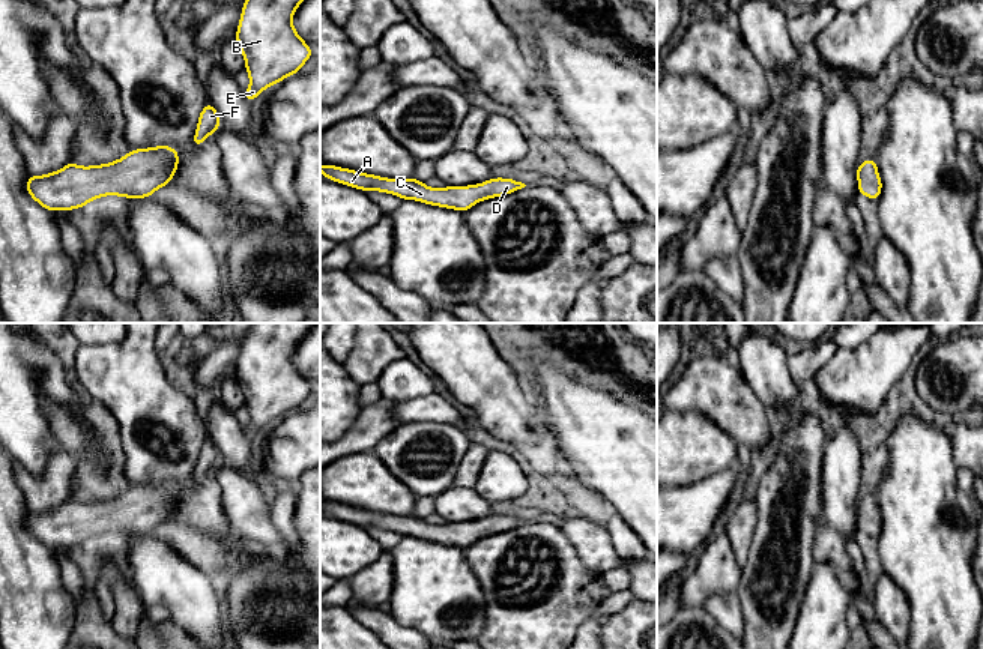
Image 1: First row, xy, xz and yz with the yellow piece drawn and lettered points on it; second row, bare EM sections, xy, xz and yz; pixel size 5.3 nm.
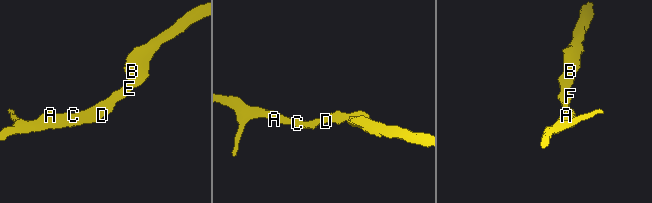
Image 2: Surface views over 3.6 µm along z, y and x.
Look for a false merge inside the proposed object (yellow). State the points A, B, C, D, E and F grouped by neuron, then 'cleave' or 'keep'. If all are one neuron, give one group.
A B C D E F | keep

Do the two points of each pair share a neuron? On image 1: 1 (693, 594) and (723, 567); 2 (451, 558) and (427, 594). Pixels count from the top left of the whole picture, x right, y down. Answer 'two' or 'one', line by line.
1: one
2: one

